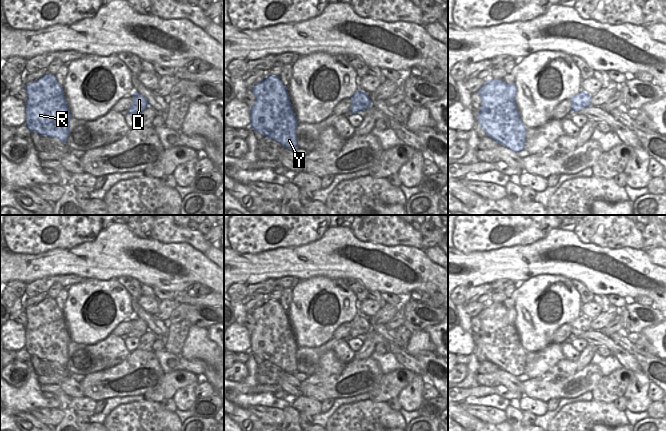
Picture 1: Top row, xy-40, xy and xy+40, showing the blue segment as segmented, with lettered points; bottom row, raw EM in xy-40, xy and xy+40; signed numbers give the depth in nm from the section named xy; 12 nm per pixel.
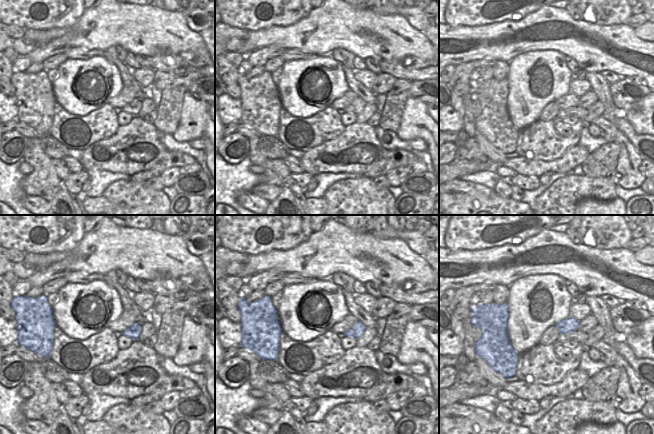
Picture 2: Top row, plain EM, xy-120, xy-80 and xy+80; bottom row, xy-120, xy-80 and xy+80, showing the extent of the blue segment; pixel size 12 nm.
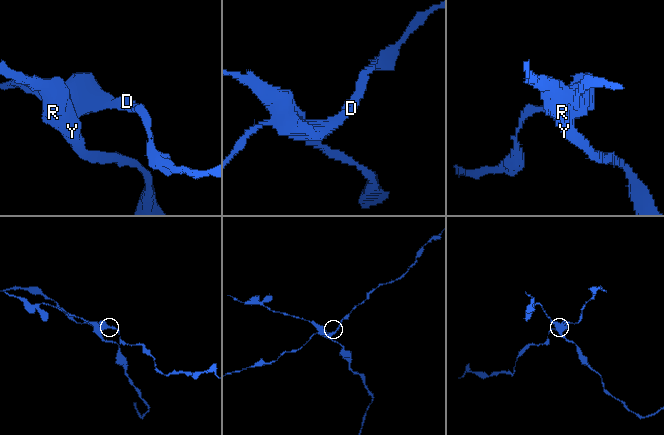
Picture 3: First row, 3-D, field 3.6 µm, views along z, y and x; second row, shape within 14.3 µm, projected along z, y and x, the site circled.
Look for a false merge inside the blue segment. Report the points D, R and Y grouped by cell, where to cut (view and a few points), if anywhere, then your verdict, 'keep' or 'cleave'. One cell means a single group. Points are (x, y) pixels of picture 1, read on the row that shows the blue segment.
groups D / R Y; cut xy+40 (505, 84), (508, 97), (514, 104); cleave

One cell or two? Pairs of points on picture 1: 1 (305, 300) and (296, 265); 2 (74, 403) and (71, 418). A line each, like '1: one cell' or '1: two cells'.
1: two cells
2: two cells

